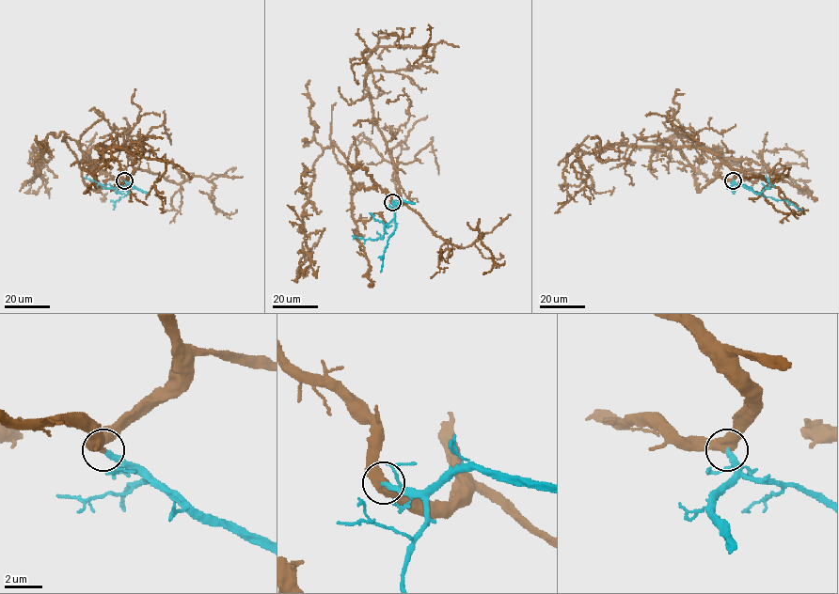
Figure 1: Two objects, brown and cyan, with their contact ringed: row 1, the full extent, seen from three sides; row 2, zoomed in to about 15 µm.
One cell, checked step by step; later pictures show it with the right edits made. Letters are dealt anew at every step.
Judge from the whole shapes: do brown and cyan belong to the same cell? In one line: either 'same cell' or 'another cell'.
same cell

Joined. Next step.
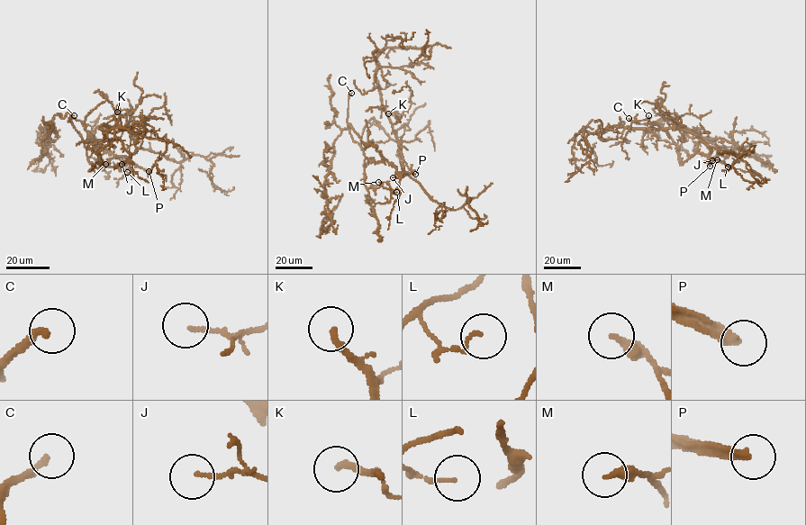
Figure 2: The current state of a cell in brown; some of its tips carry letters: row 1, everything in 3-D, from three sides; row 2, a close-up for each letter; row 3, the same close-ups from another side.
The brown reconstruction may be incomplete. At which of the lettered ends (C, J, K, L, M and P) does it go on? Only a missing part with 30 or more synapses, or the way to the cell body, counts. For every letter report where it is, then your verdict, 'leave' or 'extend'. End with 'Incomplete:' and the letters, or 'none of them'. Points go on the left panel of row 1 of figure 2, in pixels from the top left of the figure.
C: (74, 115) | extend
J: (122, 164) | leave
K: (117, 112) | extend
L: (127, 172) | leave
M: (105, 164) | leave
P: (149, 171) | extend
Incomplete: C, K, P

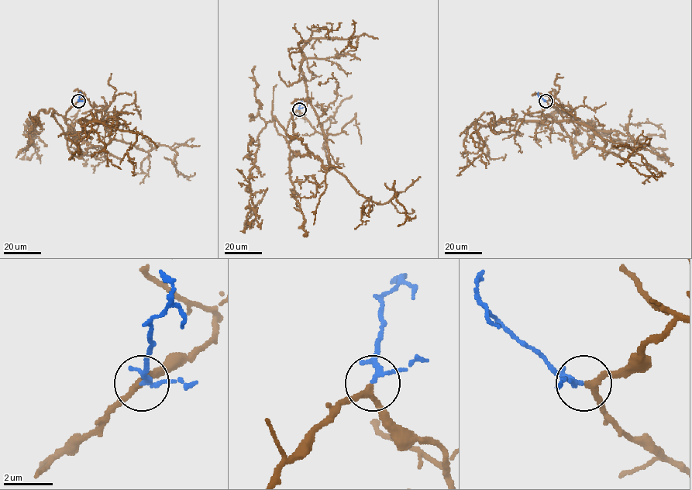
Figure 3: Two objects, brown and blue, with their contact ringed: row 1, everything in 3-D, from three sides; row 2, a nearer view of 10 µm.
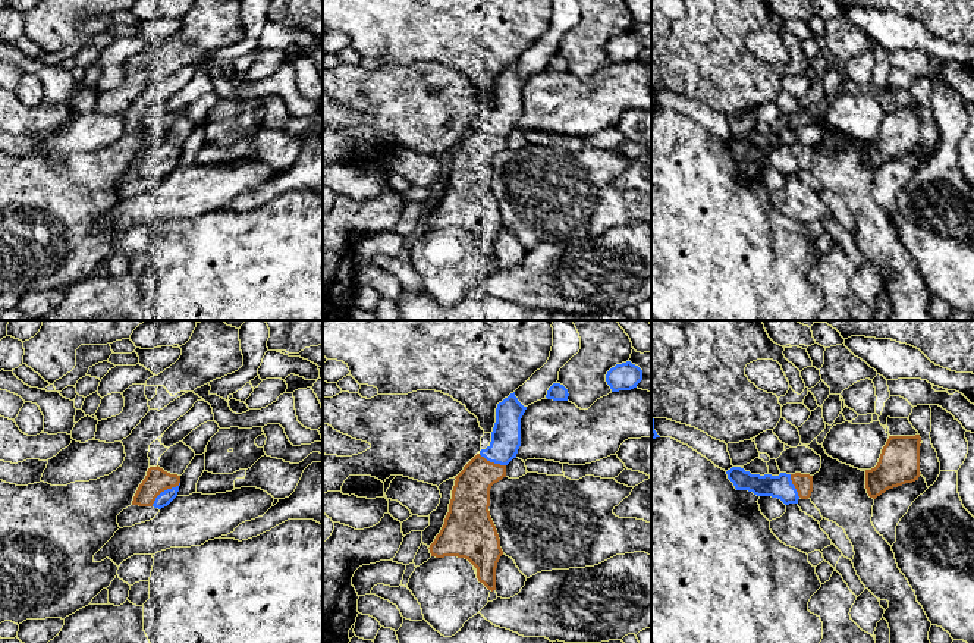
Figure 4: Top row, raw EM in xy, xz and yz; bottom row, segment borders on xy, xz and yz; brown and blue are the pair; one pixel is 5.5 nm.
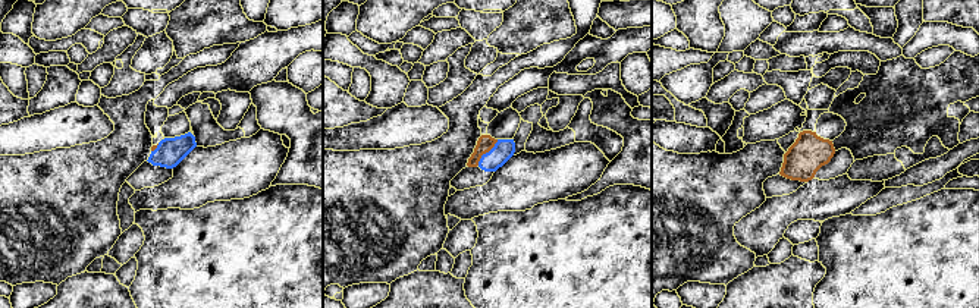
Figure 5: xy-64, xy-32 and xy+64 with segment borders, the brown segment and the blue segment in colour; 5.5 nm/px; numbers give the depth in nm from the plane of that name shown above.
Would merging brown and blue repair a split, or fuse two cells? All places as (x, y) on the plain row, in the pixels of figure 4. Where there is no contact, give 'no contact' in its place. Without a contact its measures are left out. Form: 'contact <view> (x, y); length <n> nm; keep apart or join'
contact xy (163, 162); length 200 nm; join

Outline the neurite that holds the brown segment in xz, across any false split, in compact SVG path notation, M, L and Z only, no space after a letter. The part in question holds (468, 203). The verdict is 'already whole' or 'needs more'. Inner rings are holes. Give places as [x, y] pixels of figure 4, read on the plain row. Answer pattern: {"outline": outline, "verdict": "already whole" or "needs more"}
{"outline": "M515 63L497 75L491 113L455 148L449 184L430 225L458 228L477 239L477 250L496 261L496 239L503 222L490 188L490 160L506 148L506 137L521 117L521 90L525 84Z", "verdict": "needs more"}

